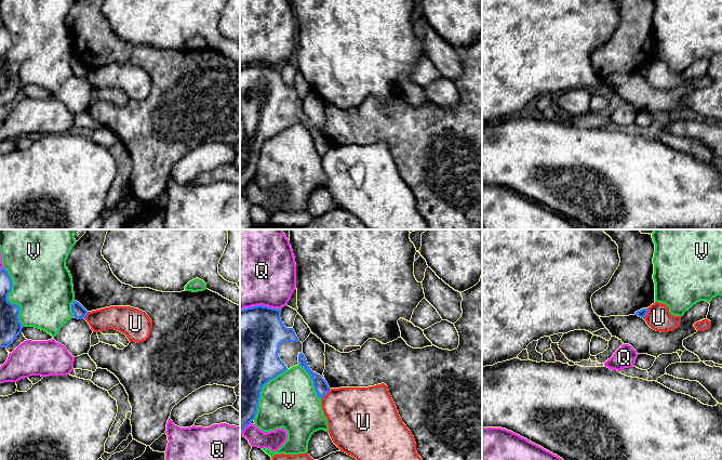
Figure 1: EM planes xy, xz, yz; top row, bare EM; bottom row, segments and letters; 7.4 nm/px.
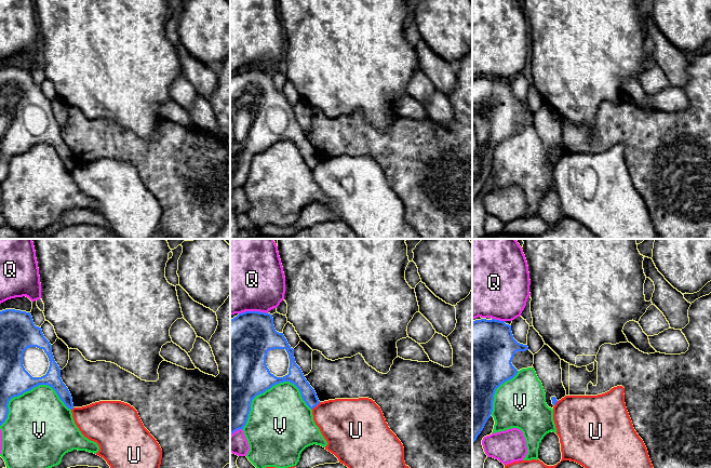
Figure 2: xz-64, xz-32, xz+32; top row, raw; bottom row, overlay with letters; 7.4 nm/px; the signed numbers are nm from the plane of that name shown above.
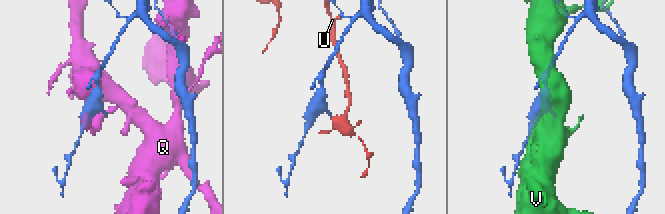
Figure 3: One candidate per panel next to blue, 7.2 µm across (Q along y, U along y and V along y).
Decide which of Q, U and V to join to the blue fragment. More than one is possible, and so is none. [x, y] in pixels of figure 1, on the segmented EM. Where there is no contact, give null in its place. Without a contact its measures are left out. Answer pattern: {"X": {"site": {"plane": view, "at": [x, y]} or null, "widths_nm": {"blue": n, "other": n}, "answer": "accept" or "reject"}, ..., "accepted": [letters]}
{"Q": {"site": {"plane": "xz", "at": [264, 306]}, "widths_nm": {"blue": 440, "other": 480}, "answer": "reject"}, "U": {"site": {"plane": "xz", "at": [326, 393]}, "widths_nm": {"blue": 110, "other": 400}, "answer": "reject"}, "V": {"site": {"plane": "xz", "at": [261, 391]}, "widths_nm": {"blue": 460, "other": 400}, "answer": "reject"}, "accepted": []}

